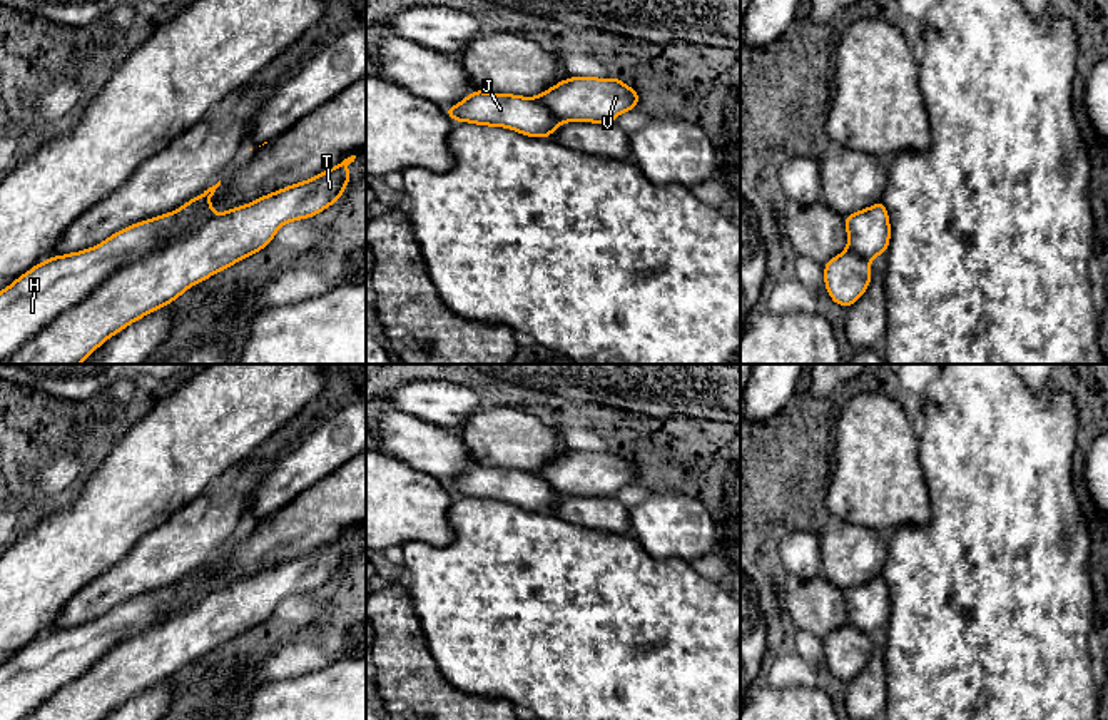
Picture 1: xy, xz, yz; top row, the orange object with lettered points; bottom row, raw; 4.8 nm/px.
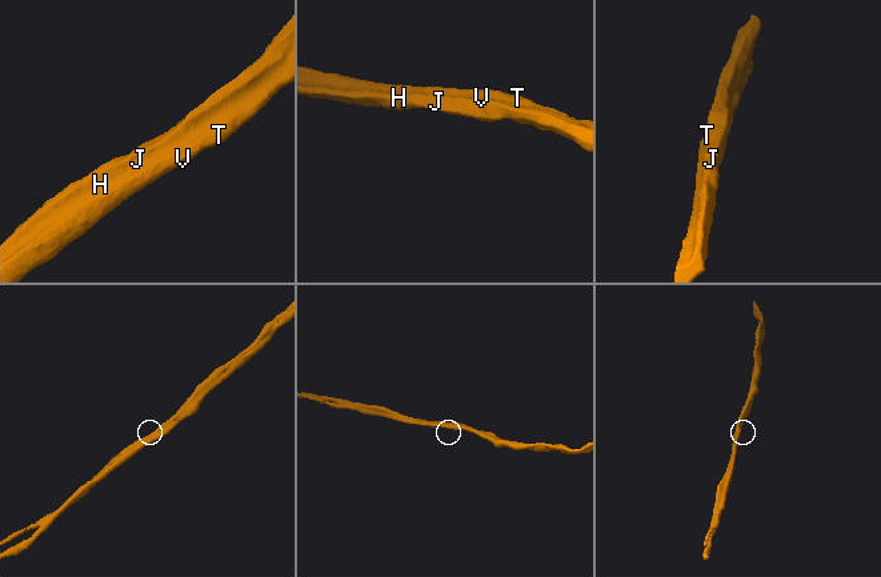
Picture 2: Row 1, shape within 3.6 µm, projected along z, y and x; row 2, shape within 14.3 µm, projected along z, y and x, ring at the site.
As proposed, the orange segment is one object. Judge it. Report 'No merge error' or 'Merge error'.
No merge error

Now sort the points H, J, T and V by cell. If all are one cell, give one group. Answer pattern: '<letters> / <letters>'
H J T V

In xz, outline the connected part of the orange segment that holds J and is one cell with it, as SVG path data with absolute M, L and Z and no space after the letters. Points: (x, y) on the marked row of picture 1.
M568 77L538 97L521 97L516 94L493 94L475 89L455 107L443 107L443 114L453 122L468 122L486 127L505 127L525 137L546 139L563 122L613 124L615 119L640 105L640 95L618 77Z

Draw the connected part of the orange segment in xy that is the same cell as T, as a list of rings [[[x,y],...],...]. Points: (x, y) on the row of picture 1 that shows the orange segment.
[[[351,155],[316,177],[286,185],[246,205],[214,214],[211,197],[221,185],[219,180],[174,212],[135,222],[85,251],[53,256],[35,264],[0,291],[0,364],[80,364],[127,326],[172,304],[192,286],[266,249],[284,224],[313,219],[329,205],[338,204],[353,179],[348,165],[354,159],[356,155]]]

